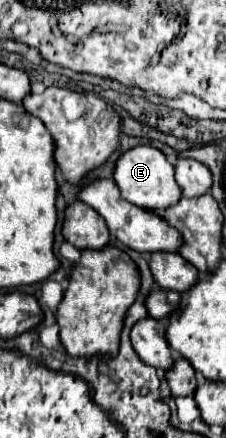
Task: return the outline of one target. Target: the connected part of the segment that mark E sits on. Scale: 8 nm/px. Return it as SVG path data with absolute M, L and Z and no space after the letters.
M150 145L134 147L120 155L114 169L114 181L120 187L120 193L126 201L134 203L136 207L150 209L158 215L164 213L170 205L176 205L182 199L182 189L174 179L174 165L166 159L166 155Z

